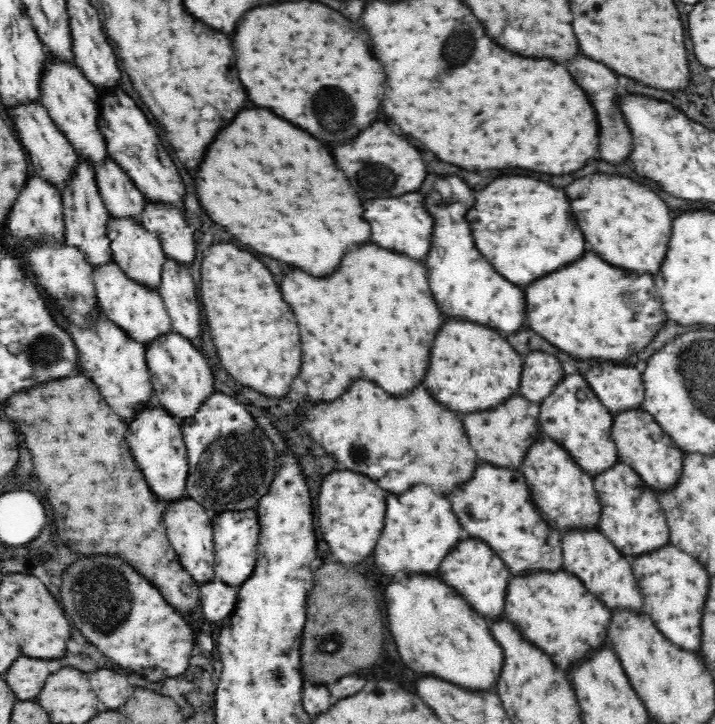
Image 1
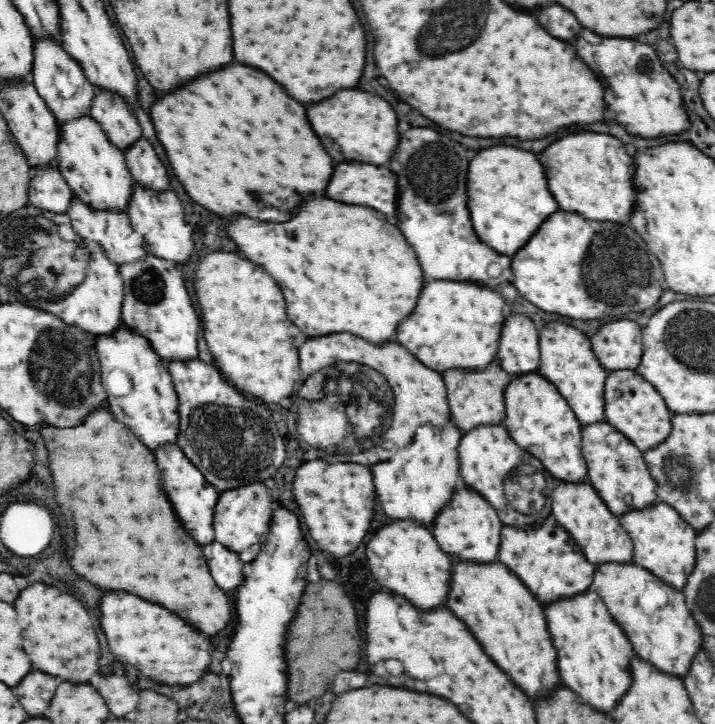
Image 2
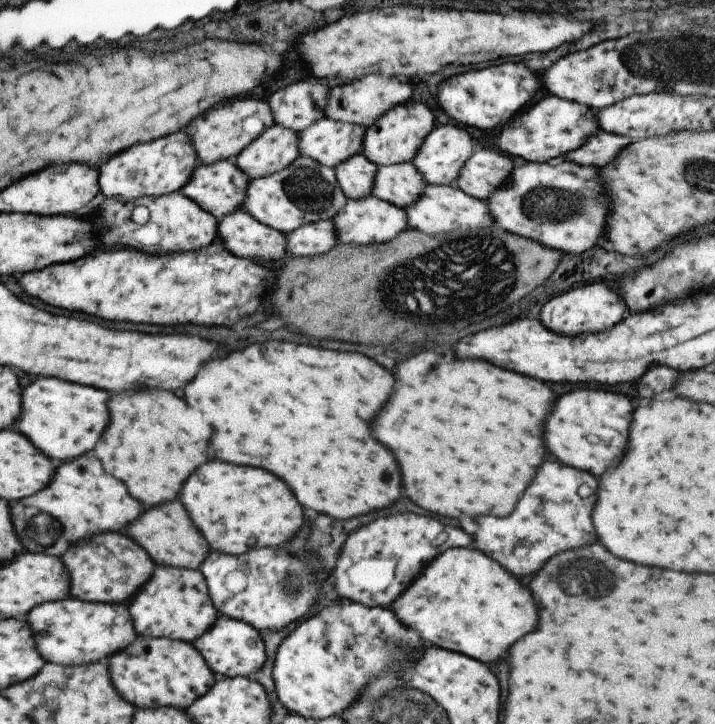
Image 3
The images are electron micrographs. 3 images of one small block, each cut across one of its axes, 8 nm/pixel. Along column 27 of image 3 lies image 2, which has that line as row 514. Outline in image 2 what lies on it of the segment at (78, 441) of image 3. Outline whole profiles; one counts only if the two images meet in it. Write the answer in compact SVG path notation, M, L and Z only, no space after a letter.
M448 424L444 430L422 426L410 448L398 452L390 462L372 466L378 504L392 520L418 522L424 528L432 528L438 514L453 500L454 492L462 490L465 483L458 468L458 446L464 432Z

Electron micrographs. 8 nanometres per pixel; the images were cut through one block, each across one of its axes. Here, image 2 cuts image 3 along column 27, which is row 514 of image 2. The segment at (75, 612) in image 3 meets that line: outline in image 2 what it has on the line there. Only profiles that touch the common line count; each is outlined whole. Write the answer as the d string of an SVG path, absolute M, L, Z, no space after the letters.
M607 421L598 423L582 428L581 447L587 462L588 482L614 516L620 517L656 505L656 481L647 467L644 453Z

